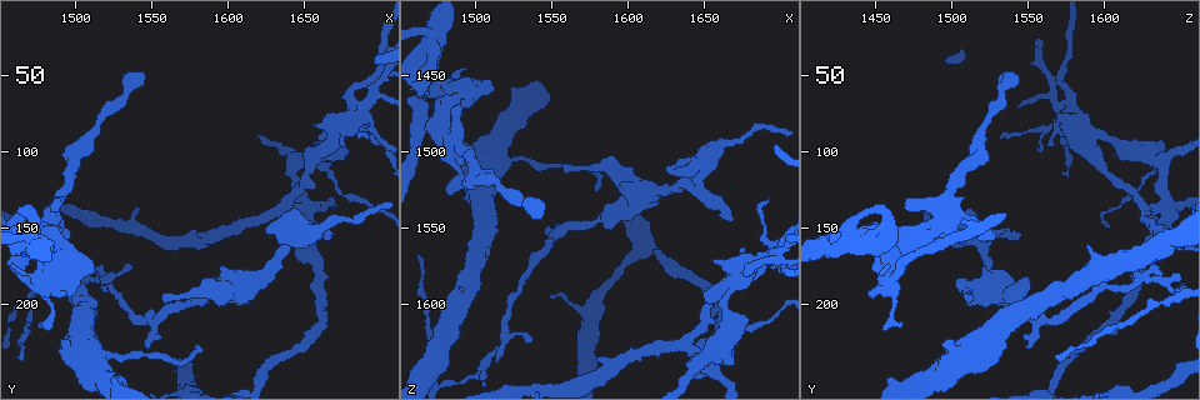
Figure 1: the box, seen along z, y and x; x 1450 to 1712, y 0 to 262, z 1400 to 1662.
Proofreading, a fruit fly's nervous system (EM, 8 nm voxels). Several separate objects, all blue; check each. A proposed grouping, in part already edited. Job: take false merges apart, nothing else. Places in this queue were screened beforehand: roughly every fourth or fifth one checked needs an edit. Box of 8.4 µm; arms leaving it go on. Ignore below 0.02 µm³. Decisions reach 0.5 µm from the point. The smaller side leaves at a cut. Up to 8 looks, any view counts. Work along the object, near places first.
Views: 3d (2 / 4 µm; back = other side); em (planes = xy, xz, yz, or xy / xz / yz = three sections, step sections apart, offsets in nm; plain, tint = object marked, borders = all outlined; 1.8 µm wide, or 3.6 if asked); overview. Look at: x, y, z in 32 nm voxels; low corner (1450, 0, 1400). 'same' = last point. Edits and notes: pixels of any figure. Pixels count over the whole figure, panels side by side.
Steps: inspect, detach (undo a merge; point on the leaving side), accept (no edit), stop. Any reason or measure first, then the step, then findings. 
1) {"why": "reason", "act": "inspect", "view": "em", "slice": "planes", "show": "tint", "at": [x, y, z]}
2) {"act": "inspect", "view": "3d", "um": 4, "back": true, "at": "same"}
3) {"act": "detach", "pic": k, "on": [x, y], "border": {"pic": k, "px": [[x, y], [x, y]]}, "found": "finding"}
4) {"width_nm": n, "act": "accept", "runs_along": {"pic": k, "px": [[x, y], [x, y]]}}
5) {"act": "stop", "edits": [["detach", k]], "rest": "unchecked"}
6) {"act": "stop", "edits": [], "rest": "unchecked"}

{"why": "three arms meet", "act": "inspect", "view": "3d", "um": 4, "at": [1686, 82, 1574]}

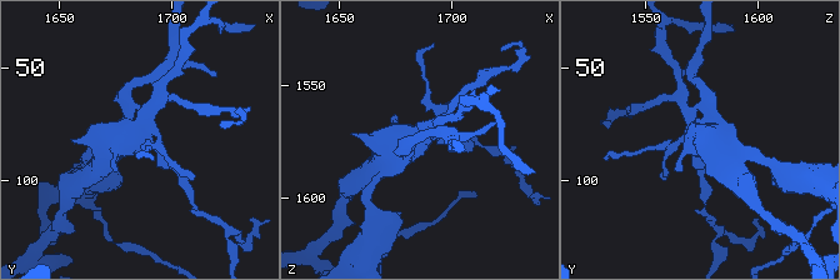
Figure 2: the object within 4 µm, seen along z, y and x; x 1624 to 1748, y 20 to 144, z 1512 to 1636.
{"act": "inspect", "view": "em", "um": 3.6, "slice": "xy", "step": 8, "show": "tint", "at": [1686, 82, 1575]}

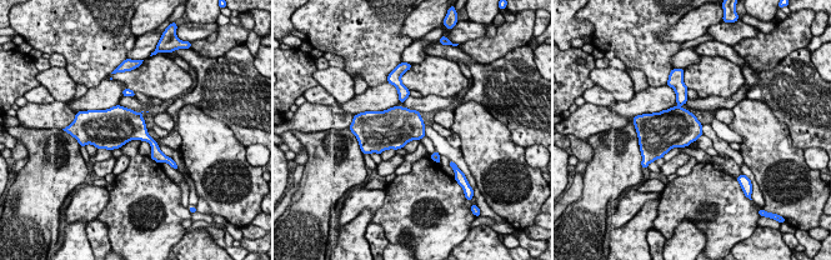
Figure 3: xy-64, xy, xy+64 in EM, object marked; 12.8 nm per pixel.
{"act": "inspect", "view": "em", "um": 3.6, "slice": "xz", "step": 4, "show": "tint", "at": "same"}

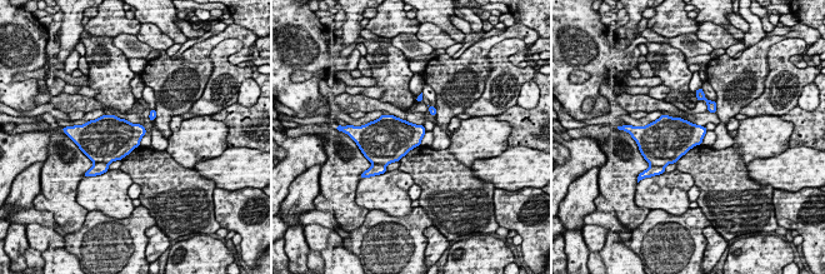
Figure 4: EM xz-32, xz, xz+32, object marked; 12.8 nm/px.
{"width_nm": 420, "act": "detach", "pic": 4, "on": [98, 168], "border": {"pic": 4, "px": [[98, 162], [108, 164]]}, "found": "two neurons meet here"}

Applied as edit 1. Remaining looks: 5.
{"why": "see it whole again", "act": "inspect", "view": "overview"}

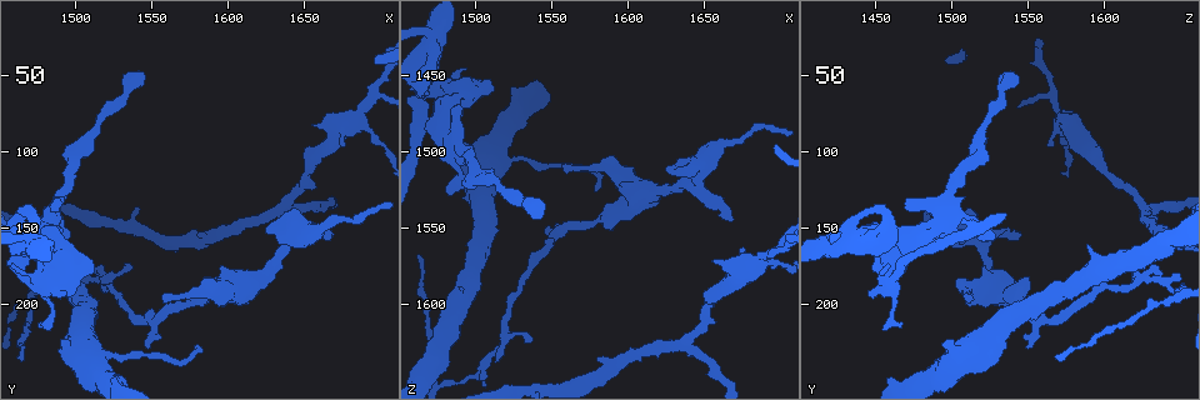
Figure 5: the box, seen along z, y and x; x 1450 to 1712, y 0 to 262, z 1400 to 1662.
{"why": "thin neck", "act": "inspect", "view": "3d", "um": 2, "at": [1532, 60, 1532]}

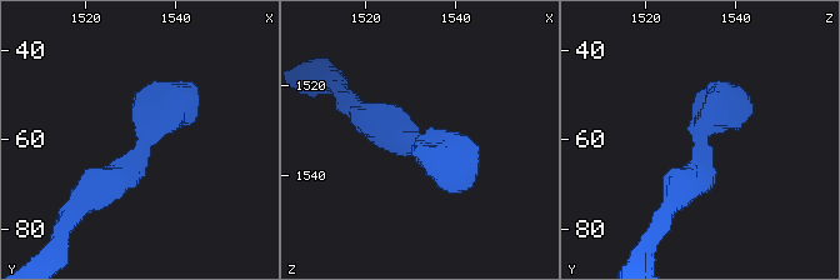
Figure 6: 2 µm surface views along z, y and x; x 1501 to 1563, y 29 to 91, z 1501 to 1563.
{"why": "need the tissue", "act": "inspect", "view": "em", "slice": "xy", "step": 8, "show": "tint", "at": [1533, 59, 1533]}

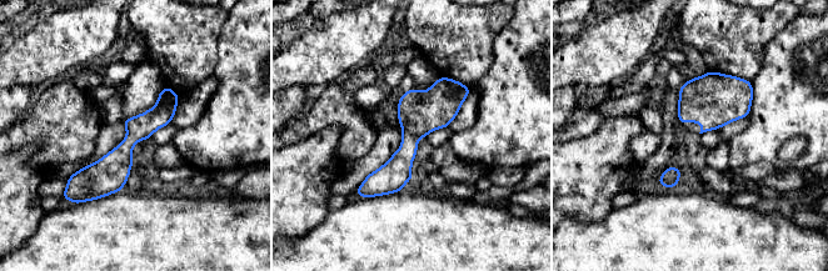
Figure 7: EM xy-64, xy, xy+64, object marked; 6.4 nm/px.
{"act": "inspect", "view": "em", "slice": "planes", "show": "tint", "at": "same"}

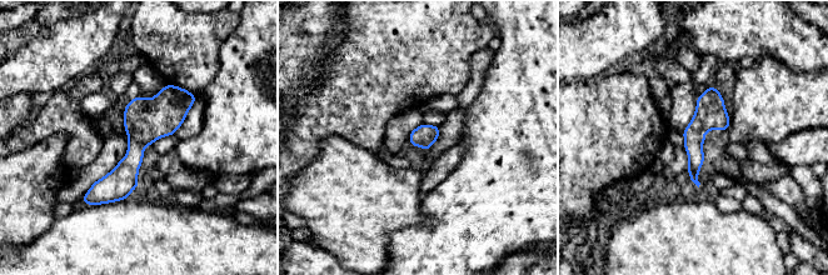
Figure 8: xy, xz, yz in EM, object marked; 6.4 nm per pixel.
{"act": "accept", "found": "all the same neuron"}

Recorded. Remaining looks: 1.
{"why": "a fork", "act": "inspect", "view": "em", "slice": "planes", "show": "tint", "at": [1480, 152, 1480]}

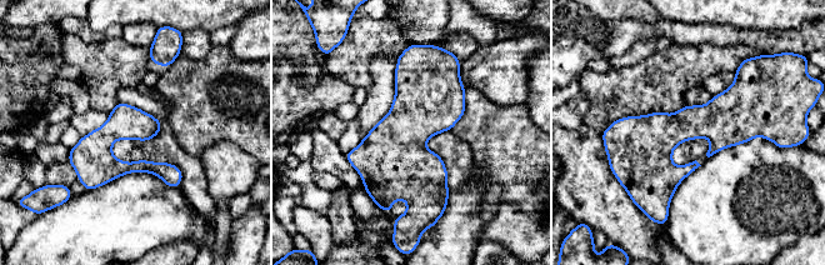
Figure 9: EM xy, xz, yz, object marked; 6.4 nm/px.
{"width_nm": 220, "act": "accept", "runs_along": {"pic": 9, "px": [[616, 128], [758, 125], [766, 134]]}, "found": "all the same neuron"}

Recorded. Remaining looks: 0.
{"act": "stop", "edits": [["detach", 4]], "rest": "unchecked"}

